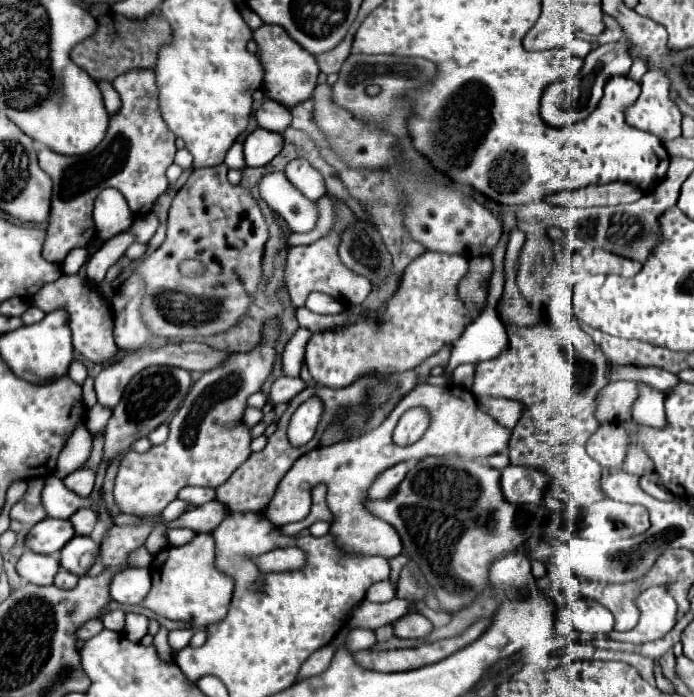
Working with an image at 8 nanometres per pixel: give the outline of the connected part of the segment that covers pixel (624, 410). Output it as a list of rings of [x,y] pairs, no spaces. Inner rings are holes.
[[[622,380],[610,383],[610,385],[607,385],[600,391],[598,396],[596,405],[598,409],[598,421],[600,421],[600,423],[634,423],[634,425],[638,425],[638,423],[632,419],[632,415],[630,415],[632,405],[634,405],[637,397],[637,385],[632,384],[632,381]]]

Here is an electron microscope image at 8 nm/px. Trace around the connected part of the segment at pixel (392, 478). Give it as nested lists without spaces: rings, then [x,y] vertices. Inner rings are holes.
[[[398,463],[396,467],[386,469],[384,473],[380,473],[380,477],[370,487],[368,497],[370,499],[386,499],[388,495],[392,495],[392,491],[396,491],[396,487],[402,483],[406,473],[408,473],[408,463]]]

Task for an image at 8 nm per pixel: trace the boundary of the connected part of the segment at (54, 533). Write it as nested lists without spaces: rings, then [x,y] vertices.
[[[46,517],[44,521],[32,527],[32,531],[26,537],[26,547],[36,553],[52,555],[52,553],[58,553],[74,535],[76,533],[70,521]]]

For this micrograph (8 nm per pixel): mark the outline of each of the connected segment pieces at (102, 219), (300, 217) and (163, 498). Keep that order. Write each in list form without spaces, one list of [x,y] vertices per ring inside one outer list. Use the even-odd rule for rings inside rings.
[[[104,189],[94,203],[94,223],[98,237],[102,241],[112,239],[114,235],[126,231],[132,225],[132,211],[126,205],[126,199],[116,189]]]
[[[270,173],[260,181],[262,199],[288,223],[292,233],[308,233],[318,221],[318,203],[306,199],[284,173]]]
[[[280,319],[264,321],[260,343],[246,353],[232,355],[224,365],[204,373],[186,395],[182,407],[170,421],[170,437],[148,453],[130,449],[120,461],[114,485],[114,499],[122,513],[160,515],[176,499],[182,487],[212,487],[224,483],[252,453],[250,429],[242,421],[246,399],[260,391],[270,377],[276,359],[276,341],[280,337]]]

